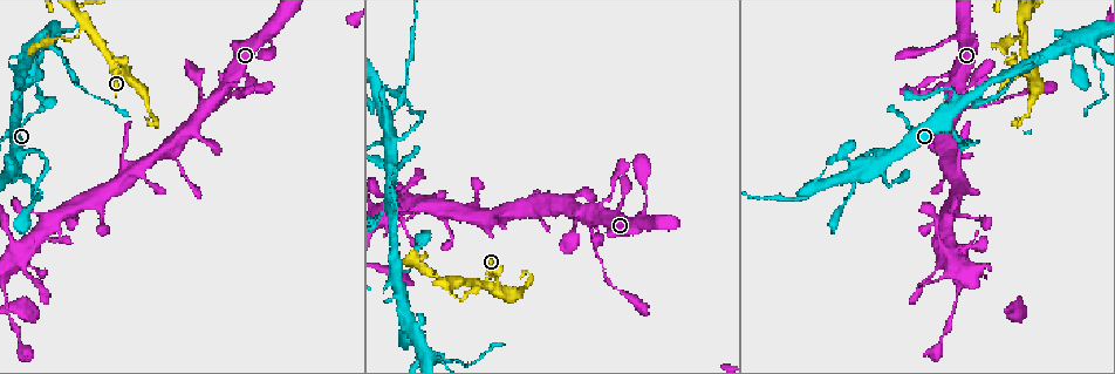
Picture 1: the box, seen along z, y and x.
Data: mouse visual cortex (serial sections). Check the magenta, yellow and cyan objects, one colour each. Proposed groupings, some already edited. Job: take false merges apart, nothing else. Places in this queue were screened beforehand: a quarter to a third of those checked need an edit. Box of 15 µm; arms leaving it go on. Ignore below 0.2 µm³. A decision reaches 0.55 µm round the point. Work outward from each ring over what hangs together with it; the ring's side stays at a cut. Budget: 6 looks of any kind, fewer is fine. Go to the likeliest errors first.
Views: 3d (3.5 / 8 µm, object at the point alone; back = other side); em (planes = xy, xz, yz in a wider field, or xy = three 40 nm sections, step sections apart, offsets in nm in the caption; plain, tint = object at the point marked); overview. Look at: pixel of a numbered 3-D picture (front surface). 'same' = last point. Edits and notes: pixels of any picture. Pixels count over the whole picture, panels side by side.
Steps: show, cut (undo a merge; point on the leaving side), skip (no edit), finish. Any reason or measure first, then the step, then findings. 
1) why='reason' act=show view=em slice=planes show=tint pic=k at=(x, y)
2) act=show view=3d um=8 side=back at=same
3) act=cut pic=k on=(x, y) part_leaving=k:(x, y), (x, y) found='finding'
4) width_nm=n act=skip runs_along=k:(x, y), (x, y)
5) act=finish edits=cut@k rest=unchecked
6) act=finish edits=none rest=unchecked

why='calibre changes' act=show view=3d um=8 pic=1 at=(386, 121)

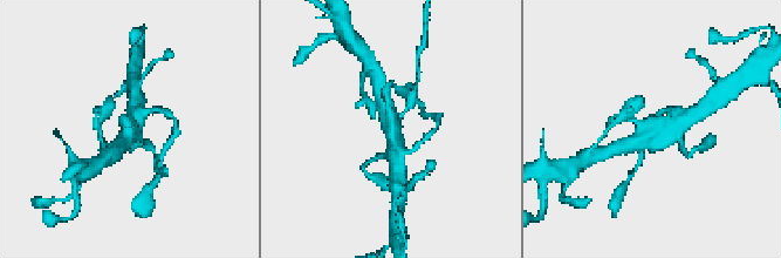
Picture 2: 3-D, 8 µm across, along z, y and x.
act=show view=3d um=3.5 pic=2 at=(656, 137)

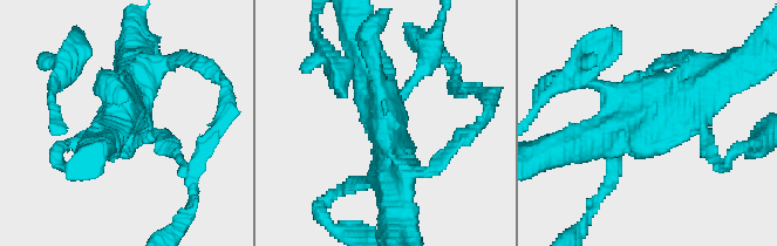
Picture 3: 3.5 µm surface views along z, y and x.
act=show view=em slice=xy step=3 show=tint pic=3 at=(644, 122)

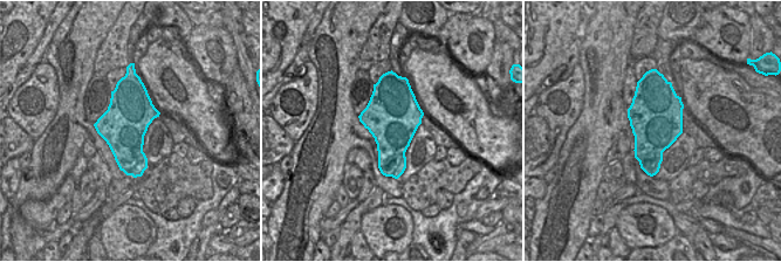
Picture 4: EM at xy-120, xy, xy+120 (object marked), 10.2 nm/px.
act=cut pic=3 on=(423, 63) found='two cells meet here'

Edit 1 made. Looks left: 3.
act=show view=overview

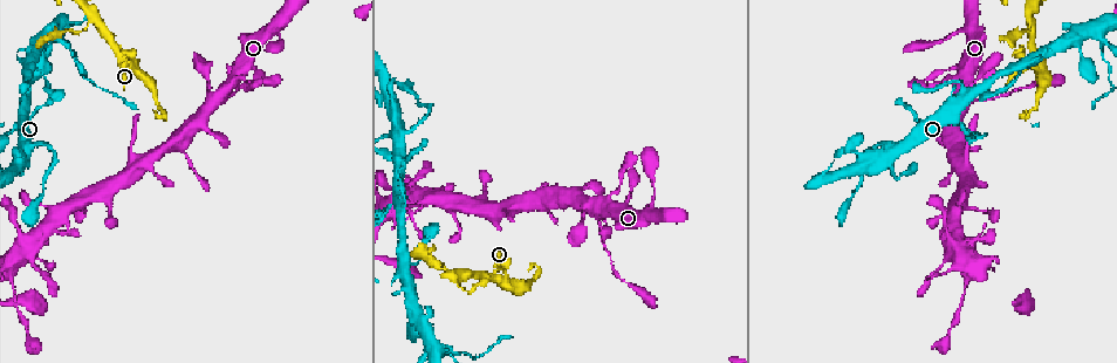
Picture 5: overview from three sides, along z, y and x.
why='sharp bend' act=show view=3d um=8 pic=5 at=(131, 61)

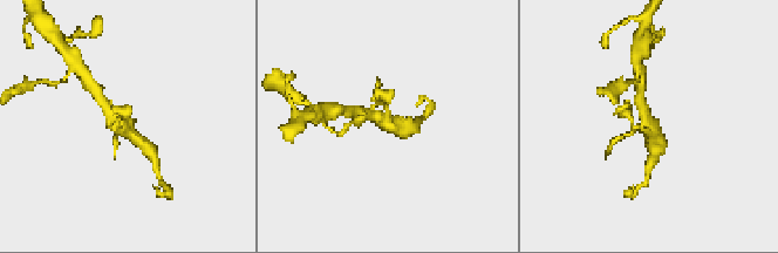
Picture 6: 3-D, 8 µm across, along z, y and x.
why='shape alone is not enough' act=show view=em slice=xy step=2 show=tint pic=6 at=(124, 126)

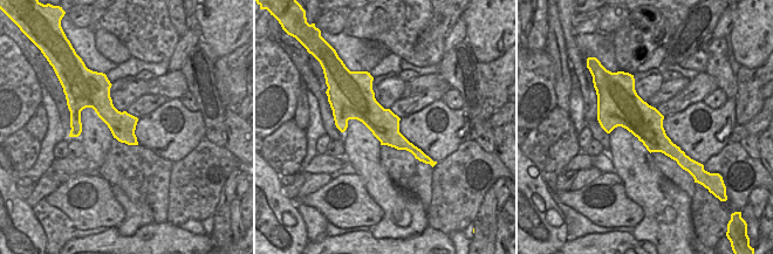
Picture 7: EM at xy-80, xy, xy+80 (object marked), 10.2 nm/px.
act=skip found='continuous, no second cell'

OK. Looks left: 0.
act=finish edits=cut@3 rest=unchecked

